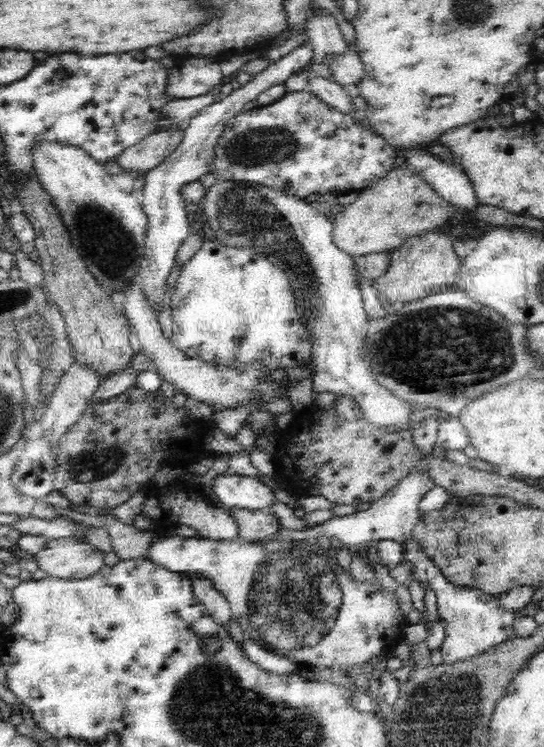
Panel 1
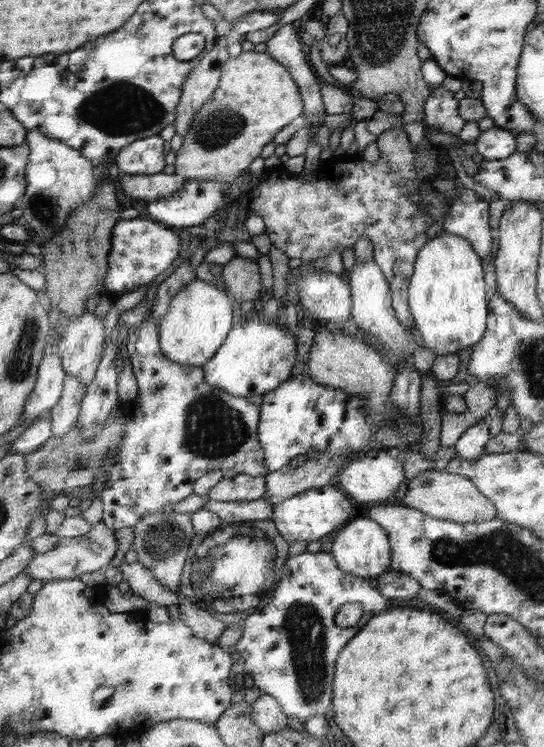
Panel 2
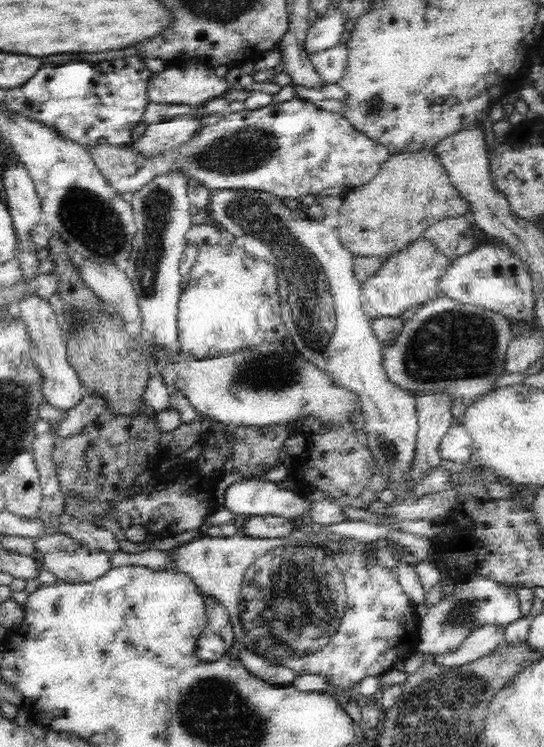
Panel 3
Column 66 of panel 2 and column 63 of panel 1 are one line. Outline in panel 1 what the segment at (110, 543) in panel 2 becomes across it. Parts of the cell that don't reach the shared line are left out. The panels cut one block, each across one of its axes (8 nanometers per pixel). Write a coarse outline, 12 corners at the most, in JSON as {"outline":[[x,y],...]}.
{"outline":[[74,538],[48,539],[33,558],[61,580],[100,571],[98,548]]}

